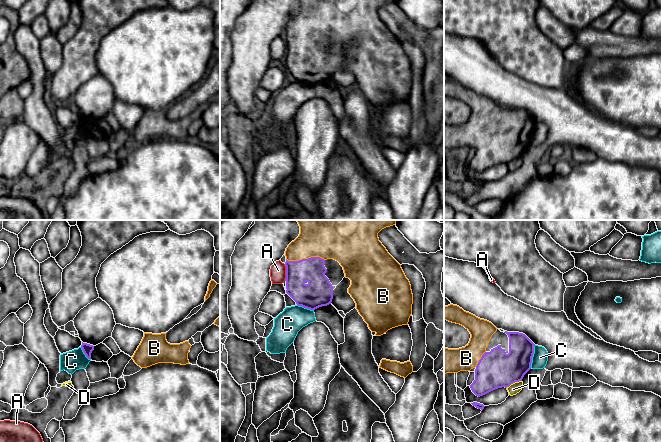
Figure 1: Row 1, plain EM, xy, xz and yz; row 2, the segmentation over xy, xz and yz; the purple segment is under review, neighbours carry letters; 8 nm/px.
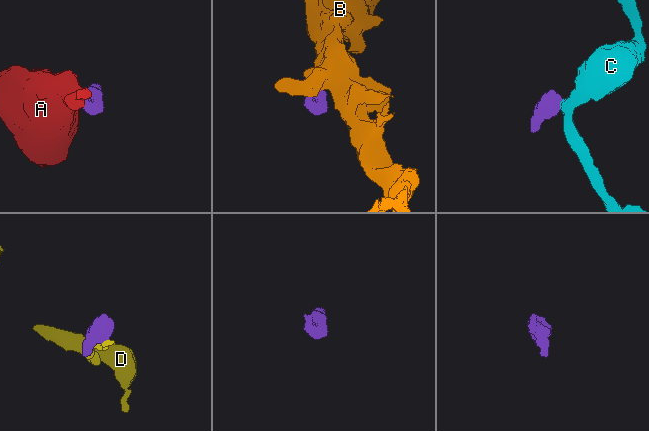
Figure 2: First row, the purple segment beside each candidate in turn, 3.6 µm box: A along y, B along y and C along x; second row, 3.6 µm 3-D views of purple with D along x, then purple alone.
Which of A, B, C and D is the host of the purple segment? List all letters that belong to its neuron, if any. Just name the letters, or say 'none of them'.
B

